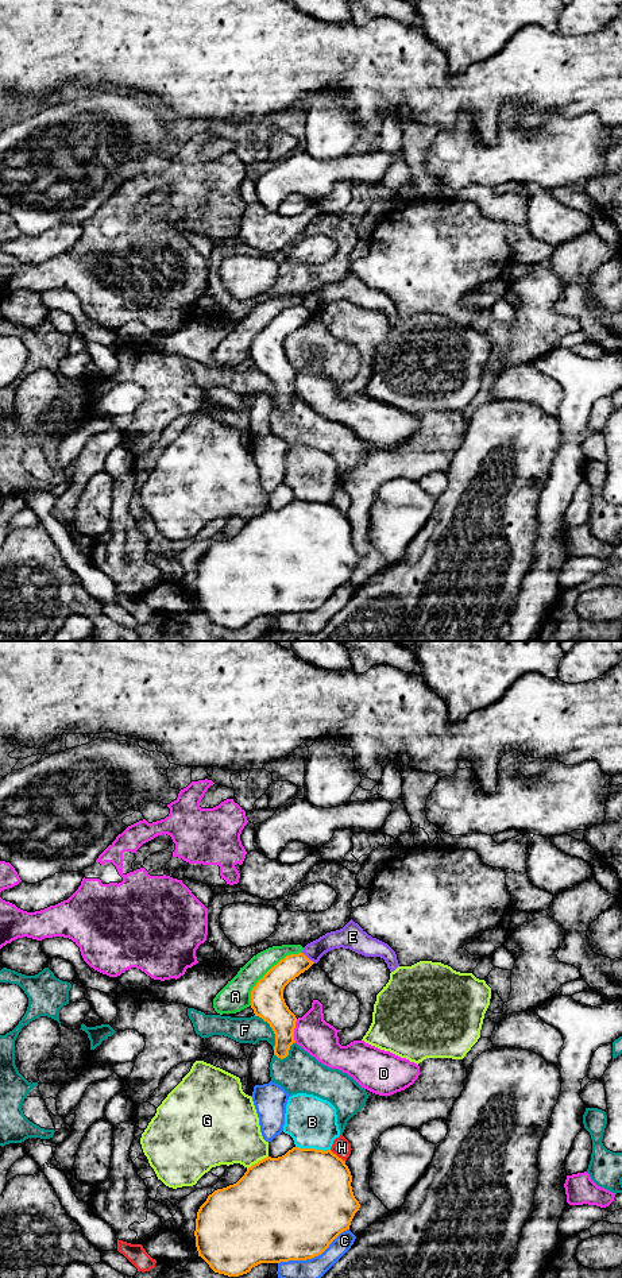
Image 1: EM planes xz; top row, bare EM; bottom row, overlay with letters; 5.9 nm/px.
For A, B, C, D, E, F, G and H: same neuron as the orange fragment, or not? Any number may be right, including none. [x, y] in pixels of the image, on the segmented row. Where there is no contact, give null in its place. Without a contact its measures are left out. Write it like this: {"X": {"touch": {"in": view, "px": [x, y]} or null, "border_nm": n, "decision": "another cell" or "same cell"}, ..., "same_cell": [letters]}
{"A": {"touch": {"in": "xz", "px": [267, 972]}, "border_nm": 440, "decision": "another cell"}, "B": {"touch": {"in": "xz", "px": [313, 1149]}, "border_nm": 200, "decision": "another cell"}, "C": {"touch": {"in": "xz", "px": [313, 1257]}, "border_nm": 480, "decision": "another cell"}, "D": {"touch": {"in": "xz", "px": [293, 1031]}, "border_nm": 140, "decision": "another cell"}, "E": {"touch": {"in": "xz", "px": [308, 958]}, "border_nm": 100, "decision": "another cell"}, "F": {"touch": {"in": "xz", "px": [273, 1030]}, "border_nm": 240, "decision": "another cell"}, "G": {"touch": {"in": "xz", "px": [258, 1162]}, "border_nm": 150, "decision": "another cell"}, "H": {"touch": {"in": "xz", "px": [336, 1155]}, "border_nm": 120, "decision": "another cell"}, "same_cell": []}

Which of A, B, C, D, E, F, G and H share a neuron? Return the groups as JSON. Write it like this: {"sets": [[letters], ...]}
{"sets": [["A"], ["B"], ["C"], ["D"], ["E"], ["F"], ["G"], ["H"]]}

